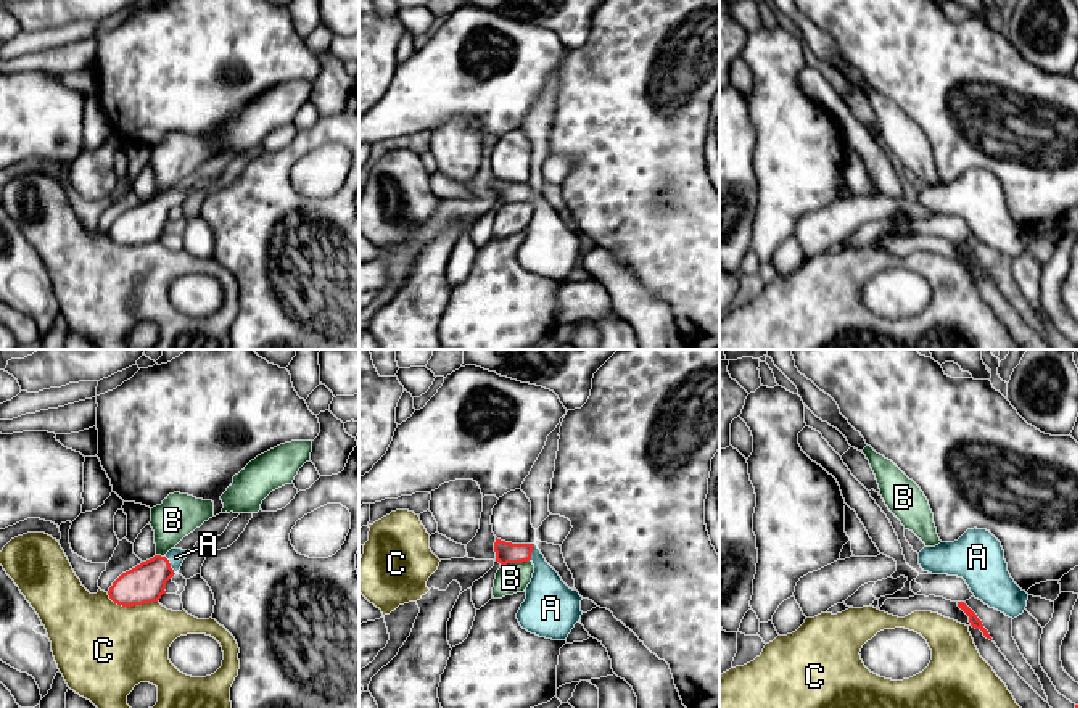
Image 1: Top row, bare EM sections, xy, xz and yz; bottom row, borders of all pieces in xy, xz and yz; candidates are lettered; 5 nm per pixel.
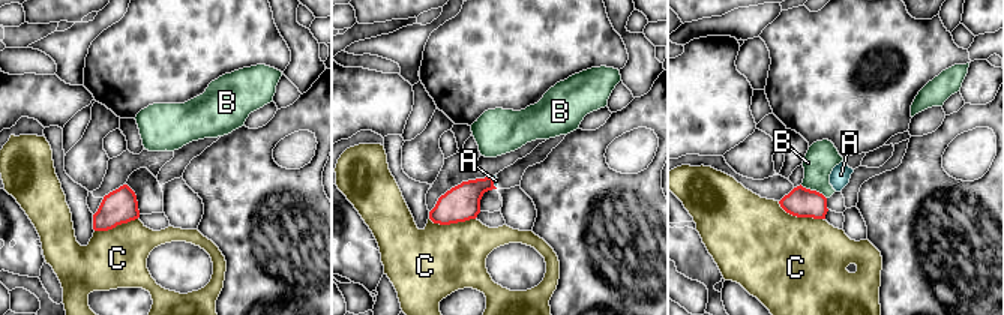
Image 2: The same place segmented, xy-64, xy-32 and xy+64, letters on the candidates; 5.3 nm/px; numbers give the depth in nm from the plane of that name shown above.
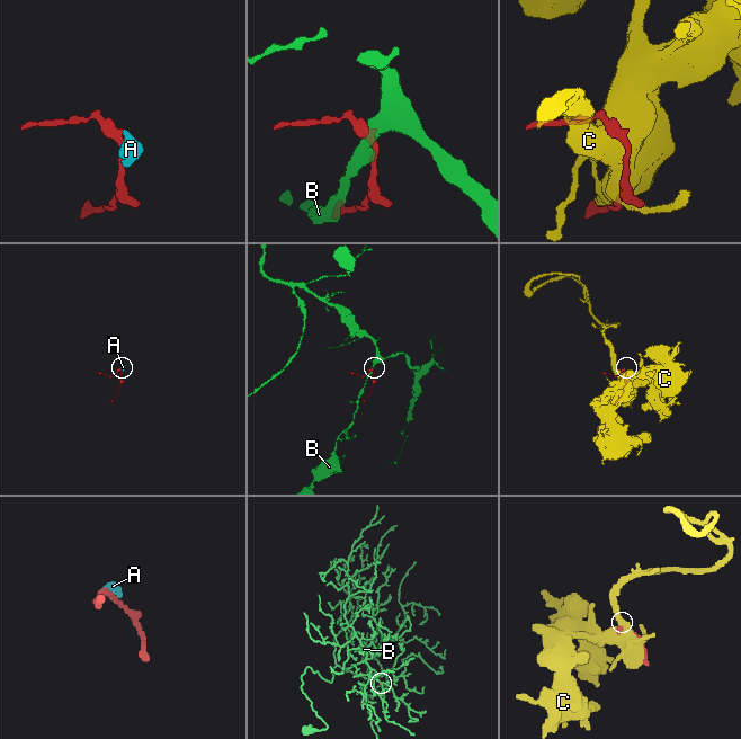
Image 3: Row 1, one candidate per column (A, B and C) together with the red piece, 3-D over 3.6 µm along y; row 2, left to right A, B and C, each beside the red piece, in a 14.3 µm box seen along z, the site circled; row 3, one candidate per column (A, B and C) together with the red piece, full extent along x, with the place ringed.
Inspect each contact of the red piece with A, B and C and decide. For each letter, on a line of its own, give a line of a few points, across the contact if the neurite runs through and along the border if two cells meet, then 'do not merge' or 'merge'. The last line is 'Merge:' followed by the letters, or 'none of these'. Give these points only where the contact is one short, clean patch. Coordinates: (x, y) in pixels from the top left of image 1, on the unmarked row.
A: line xy (145, 222), (158, 209), (169, 205), (176, 197); merge
B: do not merge
C: do not merge
Merge: A

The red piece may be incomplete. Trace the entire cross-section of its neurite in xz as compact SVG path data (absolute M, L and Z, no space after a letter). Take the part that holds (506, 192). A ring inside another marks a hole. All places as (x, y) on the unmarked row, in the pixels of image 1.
M496 177L494 191L501 206L528 200L534 204L526 238L517 253L520 266L539 277L567 280L583 254L579 232L562 220L536 183L512 183Z

